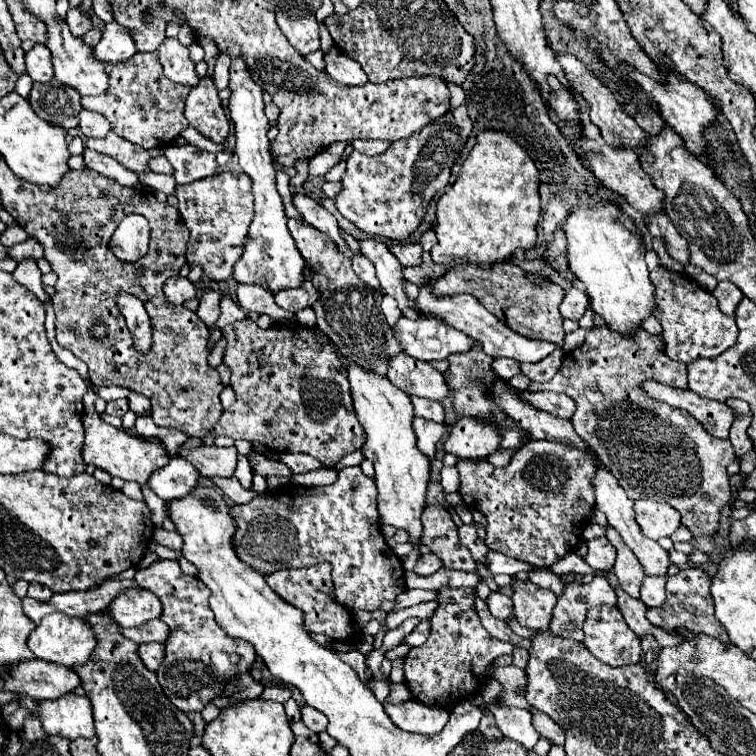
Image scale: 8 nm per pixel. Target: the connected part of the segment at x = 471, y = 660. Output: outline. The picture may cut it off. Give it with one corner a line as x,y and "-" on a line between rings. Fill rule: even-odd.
442,588
438,594
438,602
440,606
430,620
430,638
426,640
426,644
422,644
420,648
412,648
406,654
404,682
410,688
414,700
448,708
450,702
460,702
462,698
478,694
476,690
486,684
486,668
494,662
496,656
512,654
514,646
488,636
474,610
472,588

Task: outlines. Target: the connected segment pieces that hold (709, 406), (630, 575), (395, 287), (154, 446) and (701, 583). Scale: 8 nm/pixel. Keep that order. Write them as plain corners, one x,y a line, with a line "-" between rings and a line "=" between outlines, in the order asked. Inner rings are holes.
646,380
644,384
640,384
640,388
658,402
666,402
670,406
690,412
712,436
728,438
730,424
734,422
734,412
726,404
702,398
692,390
680,390
660,384
656,380
=
594,512
592,514
592,522
604,526
606,530
606,538
612,542
612,546
618,550
618,556
616,556
616,564
614,564
614,572
618,576
618,582
620,582
620,588
624,592
628,592
630,596
638,598
640,596
640,584
642,584
642,578
644,578
644,568
642,564
638,562
638,558
632,554
632,550
622,542
620,534
608,526
608,520
602,512
=
360,240
360,250
370,258
370,262
376,266
376,278
380,280
382,290
396,298
398,308
402,310
402,316
406,318
418,318
420,312
416,306
412,306
404,294
404,278
402,278
402,264
388,252
388,246
380,240
=
88,392
88,396
84,398
86,404
86,414
82,416
84,422
84,432
86,432
86,440
84,440
84,460
86,464
94,464
96,468
106,470
112,476
118,476
122,480
136,480
140,484
146,484
148,476
156,470
168,464
168,452
162,440
154,438
154,440
142,440
140,436
134,436
132,432
126,432
124,428
114,428
110,424
106,424
100,414
94,410
94,392
=
688,566
680,570
676,576
668,576
666,584
666,602
658,608
650,608
646,618
664,630
678,630
686,628
694,634
708,634
712,638
718,638
722,642
728,642
728,634
724,632
724,626
714,616
714,602
710,596
710,574
698,566

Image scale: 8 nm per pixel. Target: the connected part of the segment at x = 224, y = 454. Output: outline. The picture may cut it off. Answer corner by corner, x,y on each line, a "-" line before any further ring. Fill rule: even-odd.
202,446
196,450
180,448
180,456
192,462
204,478
212,478
212,476
232,478
236,472
236,464
238,464
238,452
234,446
232,448

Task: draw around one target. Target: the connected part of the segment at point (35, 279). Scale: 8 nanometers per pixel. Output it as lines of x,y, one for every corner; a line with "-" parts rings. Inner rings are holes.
26,258
12,272
12,278
14,280
18,280
22,286
26,286
30,292
34,292
42,302
48,302
48,296
46,296
46,292
42,288
40,276
42,276
42,272
40,272
40,268
38,268
38,264
36,264
34,258

